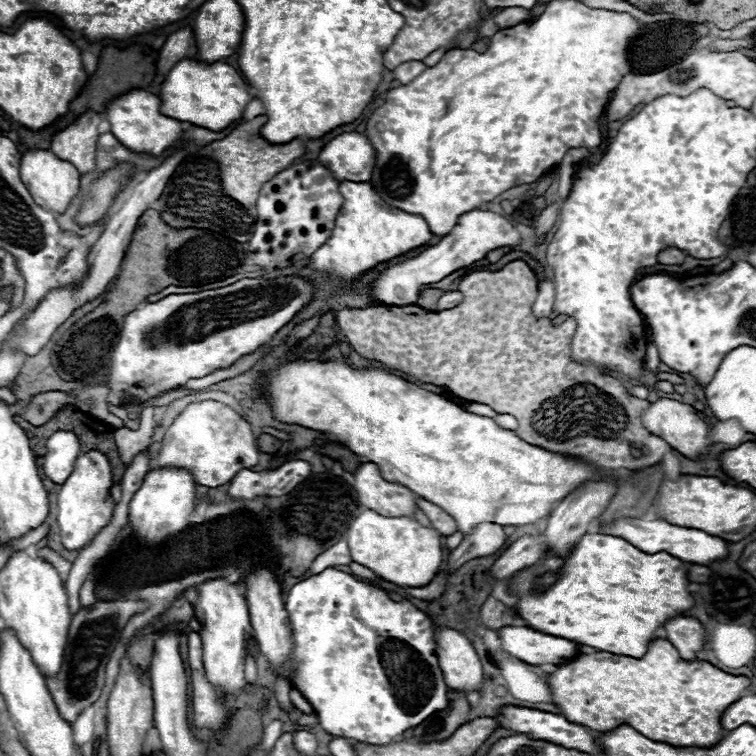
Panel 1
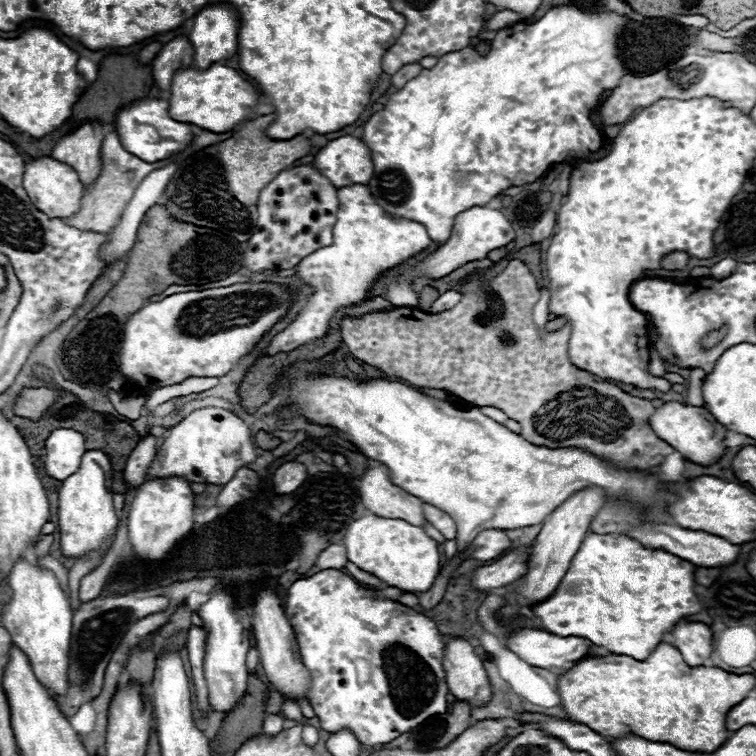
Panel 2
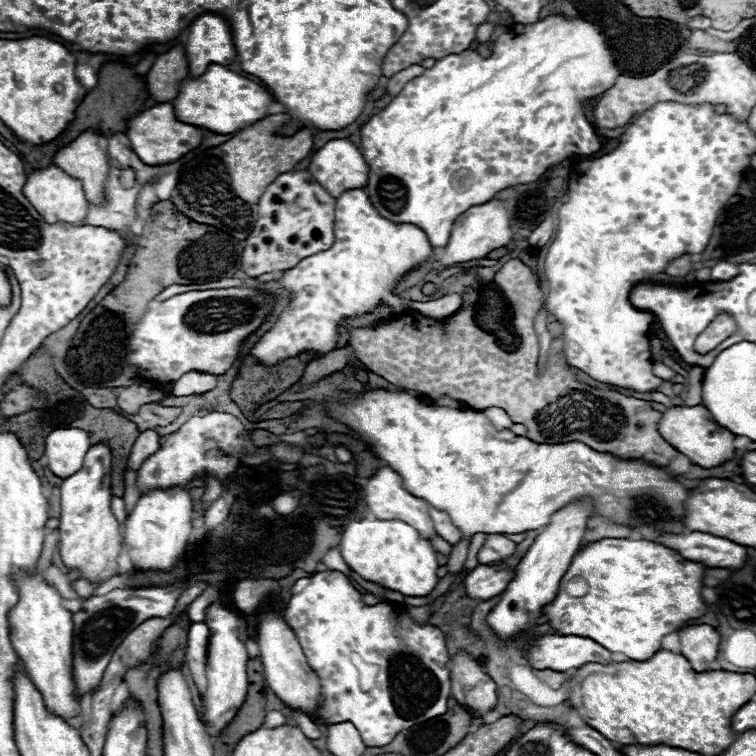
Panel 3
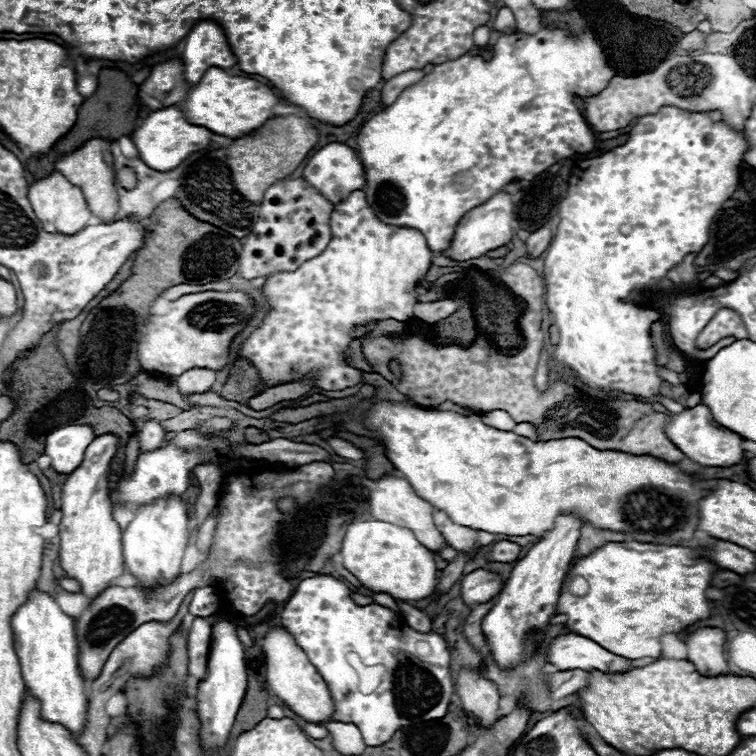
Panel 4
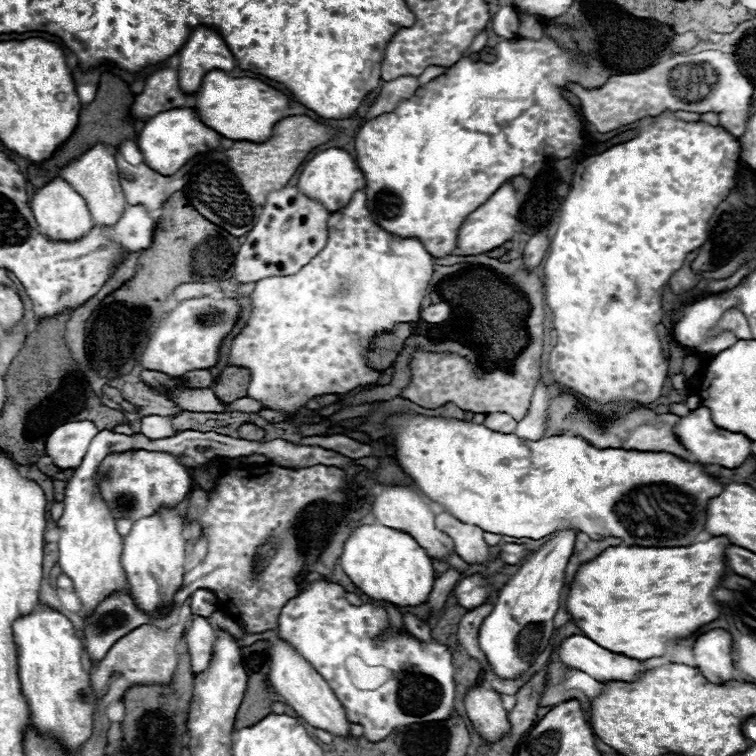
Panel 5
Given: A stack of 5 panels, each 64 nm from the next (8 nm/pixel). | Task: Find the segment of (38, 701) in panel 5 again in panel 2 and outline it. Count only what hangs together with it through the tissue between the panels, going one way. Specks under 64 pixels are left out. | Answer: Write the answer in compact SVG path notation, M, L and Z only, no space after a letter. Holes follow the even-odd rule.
M26 558L14 562L6 576L6 584L12 590L12 598L2 608L2 624L10 632L12 642L28 656L36 678L46 686L50 696L56 698L56 694L64 694L68 688L68 642L72 632L72 608L68 594L50 570L34 566Z

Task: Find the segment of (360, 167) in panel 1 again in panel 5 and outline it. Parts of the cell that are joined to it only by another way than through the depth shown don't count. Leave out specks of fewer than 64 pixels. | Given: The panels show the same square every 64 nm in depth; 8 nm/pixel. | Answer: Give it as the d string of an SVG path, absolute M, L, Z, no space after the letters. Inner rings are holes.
M328 148L318 152L302 170L300 180L298 180L300 190L304 190L304 194L308 194L310 198L316 198L320 202L324 202L324 206L328 206L328 212L336 212L340 210L340 206L346 206L352 198L352 194L356 190L364 188L364 174L360 170L360 166L356 164L356 160L342 148Z

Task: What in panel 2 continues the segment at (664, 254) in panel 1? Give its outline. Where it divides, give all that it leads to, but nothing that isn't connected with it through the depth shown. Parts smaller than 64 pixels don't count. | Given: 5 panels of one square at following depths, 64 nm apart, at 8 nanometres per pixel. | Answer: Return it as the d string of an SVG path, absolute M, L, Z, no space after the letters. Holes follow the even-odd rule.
M672 252L672 254L662 258L662 268L666 268L666 270L682 270L682 268L686 268L688 260L690 260L690 256L686 252Z

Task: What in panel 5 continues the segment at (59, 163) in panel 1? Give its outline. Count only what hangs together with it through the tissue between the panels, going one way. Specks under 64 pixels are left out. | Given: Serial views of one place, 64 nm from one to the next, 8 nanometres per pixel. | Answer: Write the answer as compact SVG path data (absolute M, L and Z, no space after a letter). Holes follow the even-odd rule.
M60 176L54 178L52 182L44 184L42 188L38 188L32 194L30 208L34 212L34 218L36 218L38 226L40 226L40 232L48 234L50 238L56 238L56 240L72 242L76 238L82 238L92 228L92 216L88 212L88 206L84 202L84 198Z

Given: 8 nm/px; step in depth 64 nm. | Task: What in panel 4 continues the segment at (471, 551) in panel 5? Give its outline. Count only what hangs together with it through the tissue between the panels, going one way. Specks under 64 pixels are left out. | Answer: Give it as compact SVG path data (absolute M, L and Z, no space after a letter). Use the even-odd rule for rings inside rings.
M434 510L434 512L432 512L432 518L434 518L434 522L436 522L436 528L440 530L440 534L444 534L446 542L448 542L452 548L464 550L464 552L472 550L478 532L468 530L468 528L464 528L464 526L456 526L456 524L448 518L448 514L442 512L442 510Z

